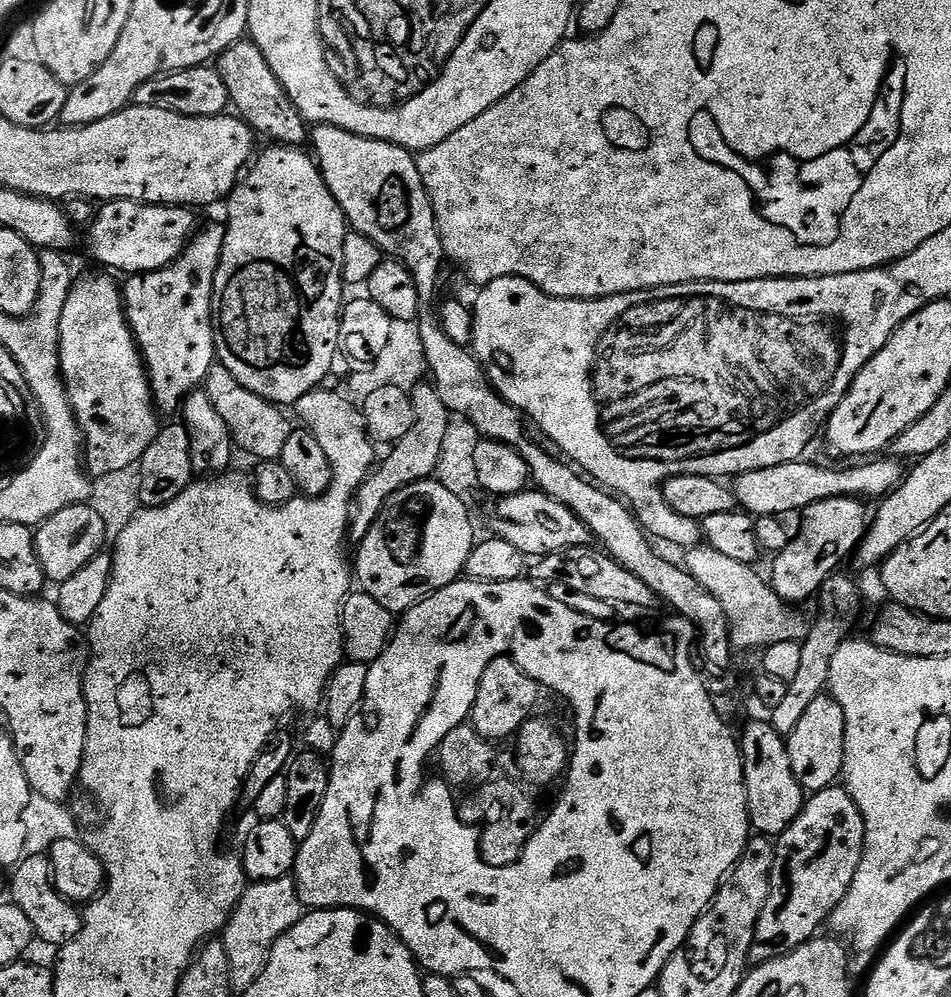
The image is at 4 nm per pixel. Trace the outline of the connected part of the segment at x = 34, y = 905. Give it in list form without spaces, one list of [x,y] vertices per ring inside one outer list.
[[[25,855],[24,859],[11,869],[10,876],[12,876],[11,903],[16,904],[18,910],[26,914],[26,918],[30,918],[30,926],[36,938],[57,946],[69,944],[74,938],[78,938],[84,925],[84,917],[81,909],[66,899],[54,886],[52,862],[47,855]]]

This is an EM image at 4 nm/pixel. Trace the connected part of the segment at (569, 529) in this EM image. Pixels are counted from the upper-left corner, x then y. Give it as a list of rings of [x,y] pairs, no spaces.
[[[525,490],[495,501],[492,528],[499,539],[510,542],[526,558],[549,556],[563,548],[582,548],[593,543],[591,530],[562,502],[539,490]]]

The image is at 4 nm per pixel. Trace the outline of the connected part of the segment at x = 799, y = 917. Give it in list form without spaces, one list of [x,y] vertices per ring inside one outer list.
[[[833,786],[821,792],[811,793],[805,799],[804,808],[798,818],[775,841],[776,857],[772,867],[770,894],[766,906],[758,918],[752,949],[748,955],[753,965],[765,964],[779,956],[792,952],[798,946],[808,943],[817,935],[820,927],[829,923],[832,911],[846,898],[854,882],[854,874],[864,853],[864,819],[849,794],[847,787]]]

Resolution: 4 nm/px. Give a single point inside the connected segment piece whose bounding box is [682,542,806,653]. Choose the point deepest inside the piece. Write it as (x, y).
(757, 616)

